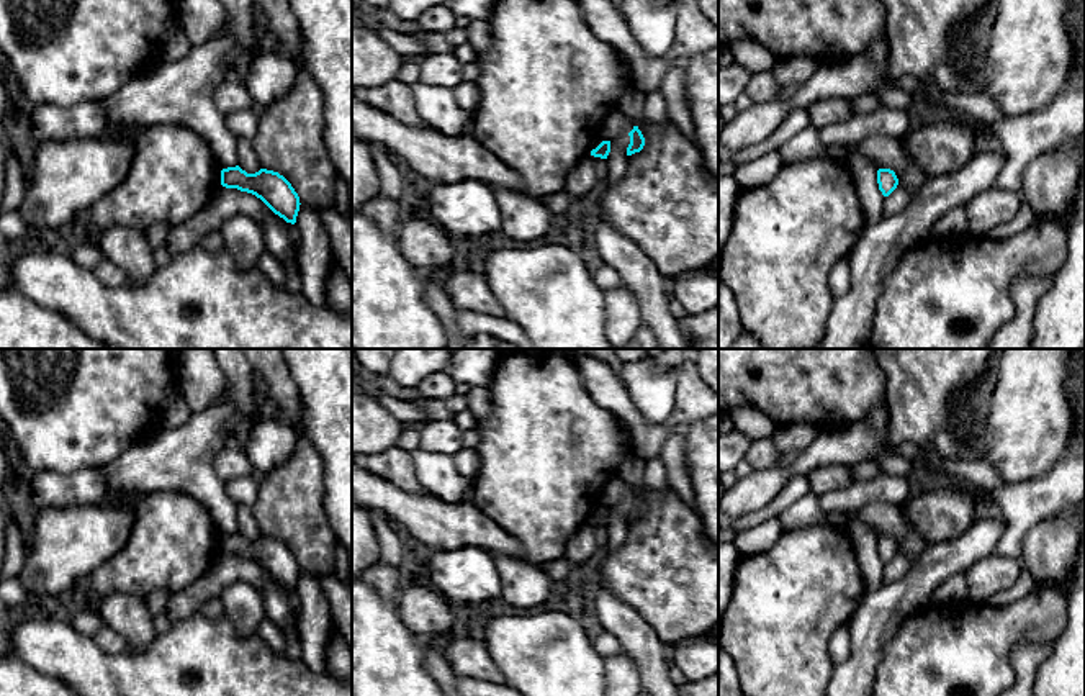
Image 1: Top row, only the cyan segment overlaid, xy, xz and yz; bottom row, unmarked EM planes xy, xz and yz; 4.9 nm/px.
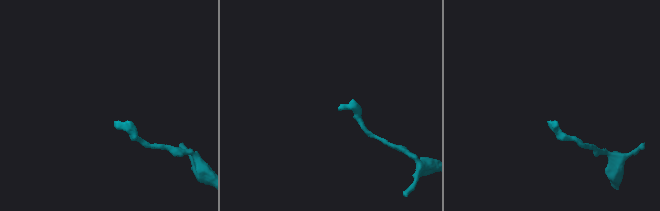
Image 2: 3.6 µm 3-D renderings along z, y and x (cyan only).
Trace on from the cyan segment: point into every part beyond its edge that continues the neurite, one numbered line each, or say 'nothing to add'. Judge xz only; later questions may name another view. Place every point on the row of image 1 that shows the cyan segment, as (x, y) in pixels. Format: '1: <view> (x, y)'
nothing to add

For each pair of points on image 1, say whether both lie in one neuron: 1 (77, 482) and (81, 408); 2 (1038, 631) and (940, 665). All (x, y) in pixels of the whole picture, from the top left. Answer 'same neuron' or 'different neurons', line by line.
1: different neurons
2: same neuron

